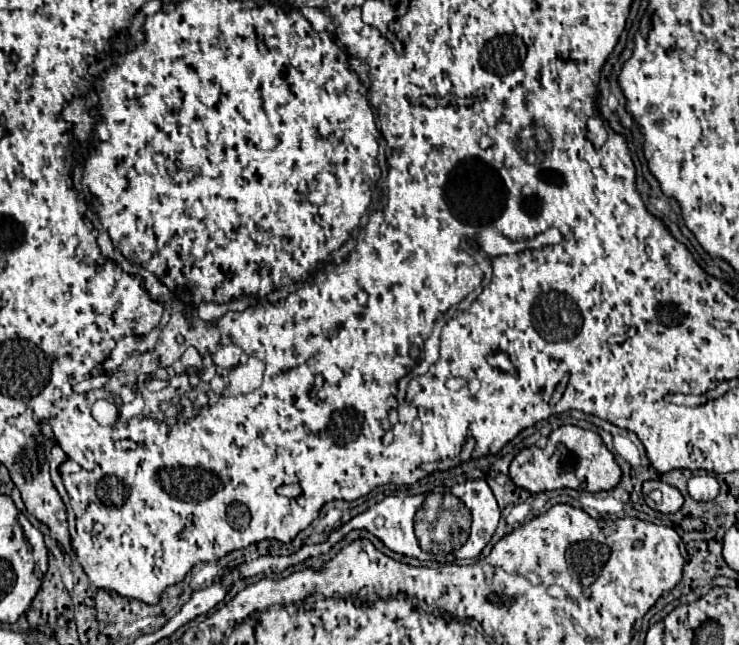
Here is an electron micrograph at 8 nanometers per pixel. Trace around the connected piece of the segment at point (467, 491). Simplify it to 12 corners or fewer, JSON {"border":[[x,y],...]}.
{"border":[[486,480],[451,488],[472,514],[458,558],[476,558],[490,542],[500,508]]}

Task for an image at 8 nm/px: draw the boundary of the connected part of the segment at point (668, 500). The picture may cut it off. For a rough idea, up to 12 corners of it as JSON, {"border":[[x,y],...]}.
{"border":[[658,482],[662,502],[646,496],[646,504],[662,514],[678,512],[682,494],[678,488]]}

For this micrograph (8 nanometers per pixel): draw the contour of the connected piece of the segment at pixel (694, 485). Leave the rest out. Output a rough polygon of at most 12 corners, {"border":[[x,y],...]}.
{"border":[[692,476],[688,492],[694,500],[716,498],[716,478]]}

